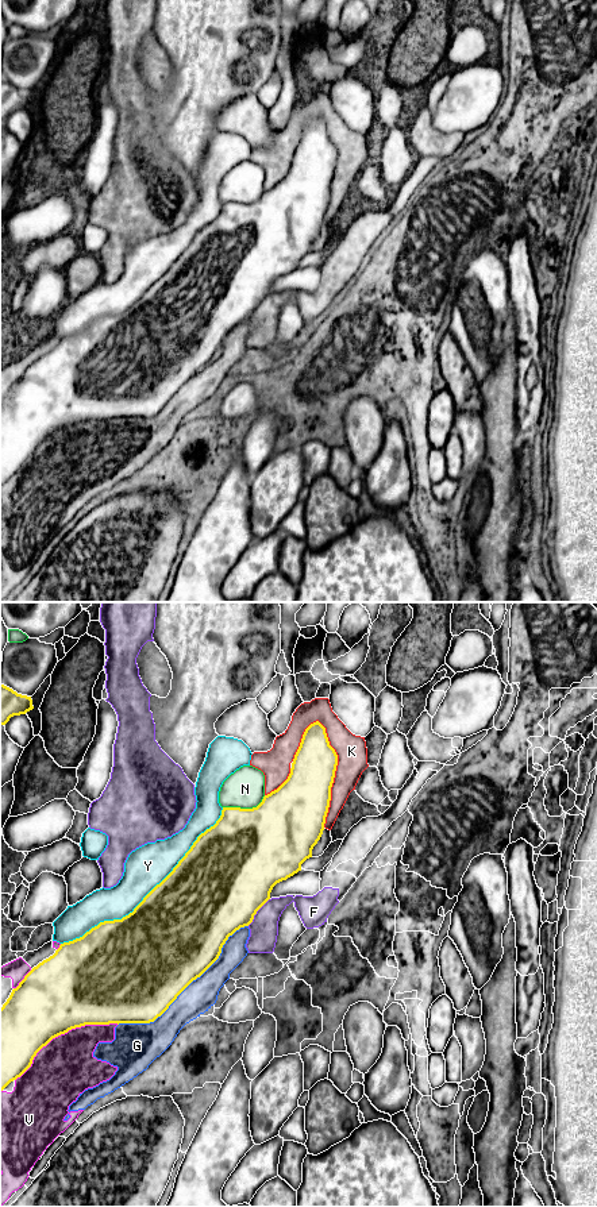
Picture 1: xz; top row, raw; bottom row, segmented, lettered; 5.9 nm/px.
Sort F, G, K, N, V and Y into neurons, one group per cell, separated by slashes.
F G K V / N / Y

